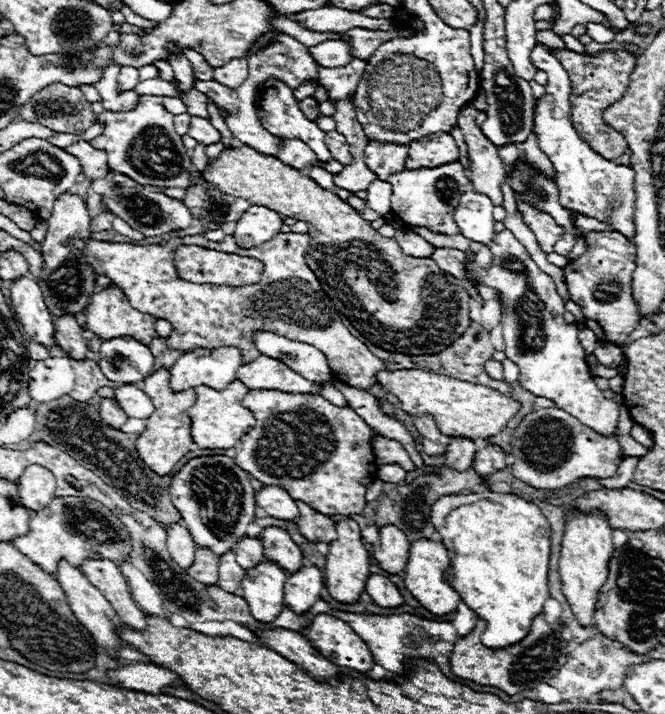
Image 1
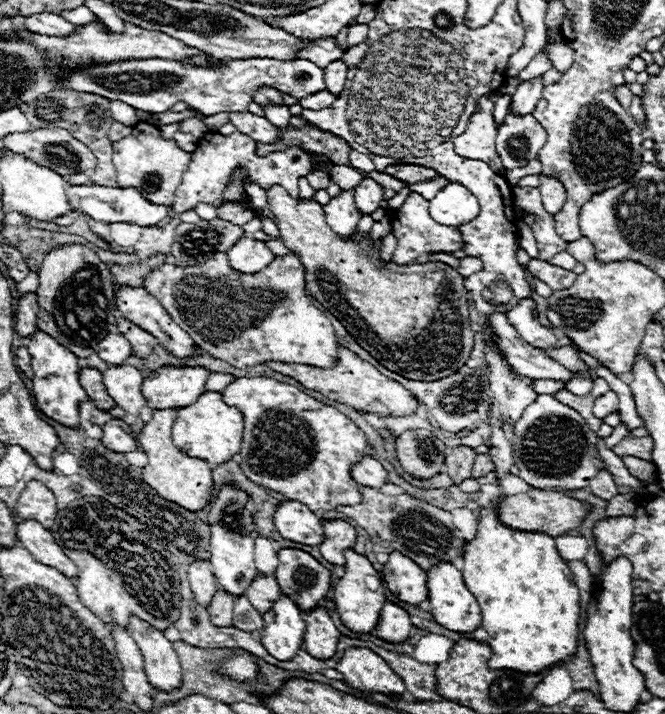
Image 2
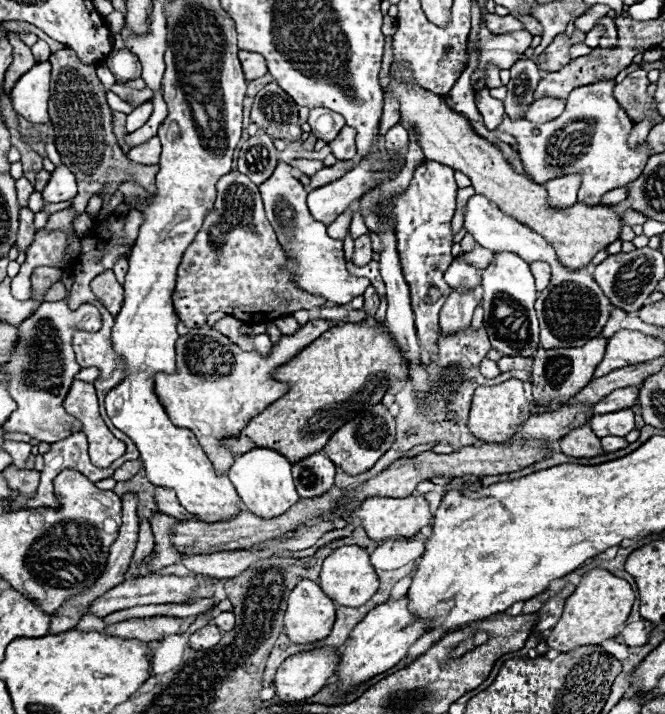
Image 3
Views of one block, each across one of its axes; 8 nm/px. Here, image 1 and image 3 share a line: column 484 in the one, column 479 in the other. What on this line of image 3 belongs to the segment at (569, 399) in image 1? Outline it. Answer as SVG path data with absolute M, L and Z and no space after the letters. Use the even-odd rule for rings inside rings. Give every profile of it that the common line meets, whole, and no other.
M462 256L454 258L454 262L450 264L450 268L444 272L446 282L452 288L458 288L458 292L466 292L466 288L476 288L482 282L482 272L478 268L474 268L472 264L468 264Z

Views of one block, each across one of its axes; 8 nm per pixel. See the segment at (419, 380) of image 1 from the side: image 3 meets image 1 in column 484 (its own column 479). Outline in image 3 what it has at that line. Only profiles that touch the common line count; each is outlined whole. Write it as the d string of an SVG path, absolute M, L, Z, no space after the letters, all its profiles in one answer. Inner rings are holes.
M510 378L498 386L476 388L470 418L468 418L468 428L482 442L506 442L514 436L514 428L522 424L522 420L528 420L528 416L530 416L530 400L524 394L522 382Z

